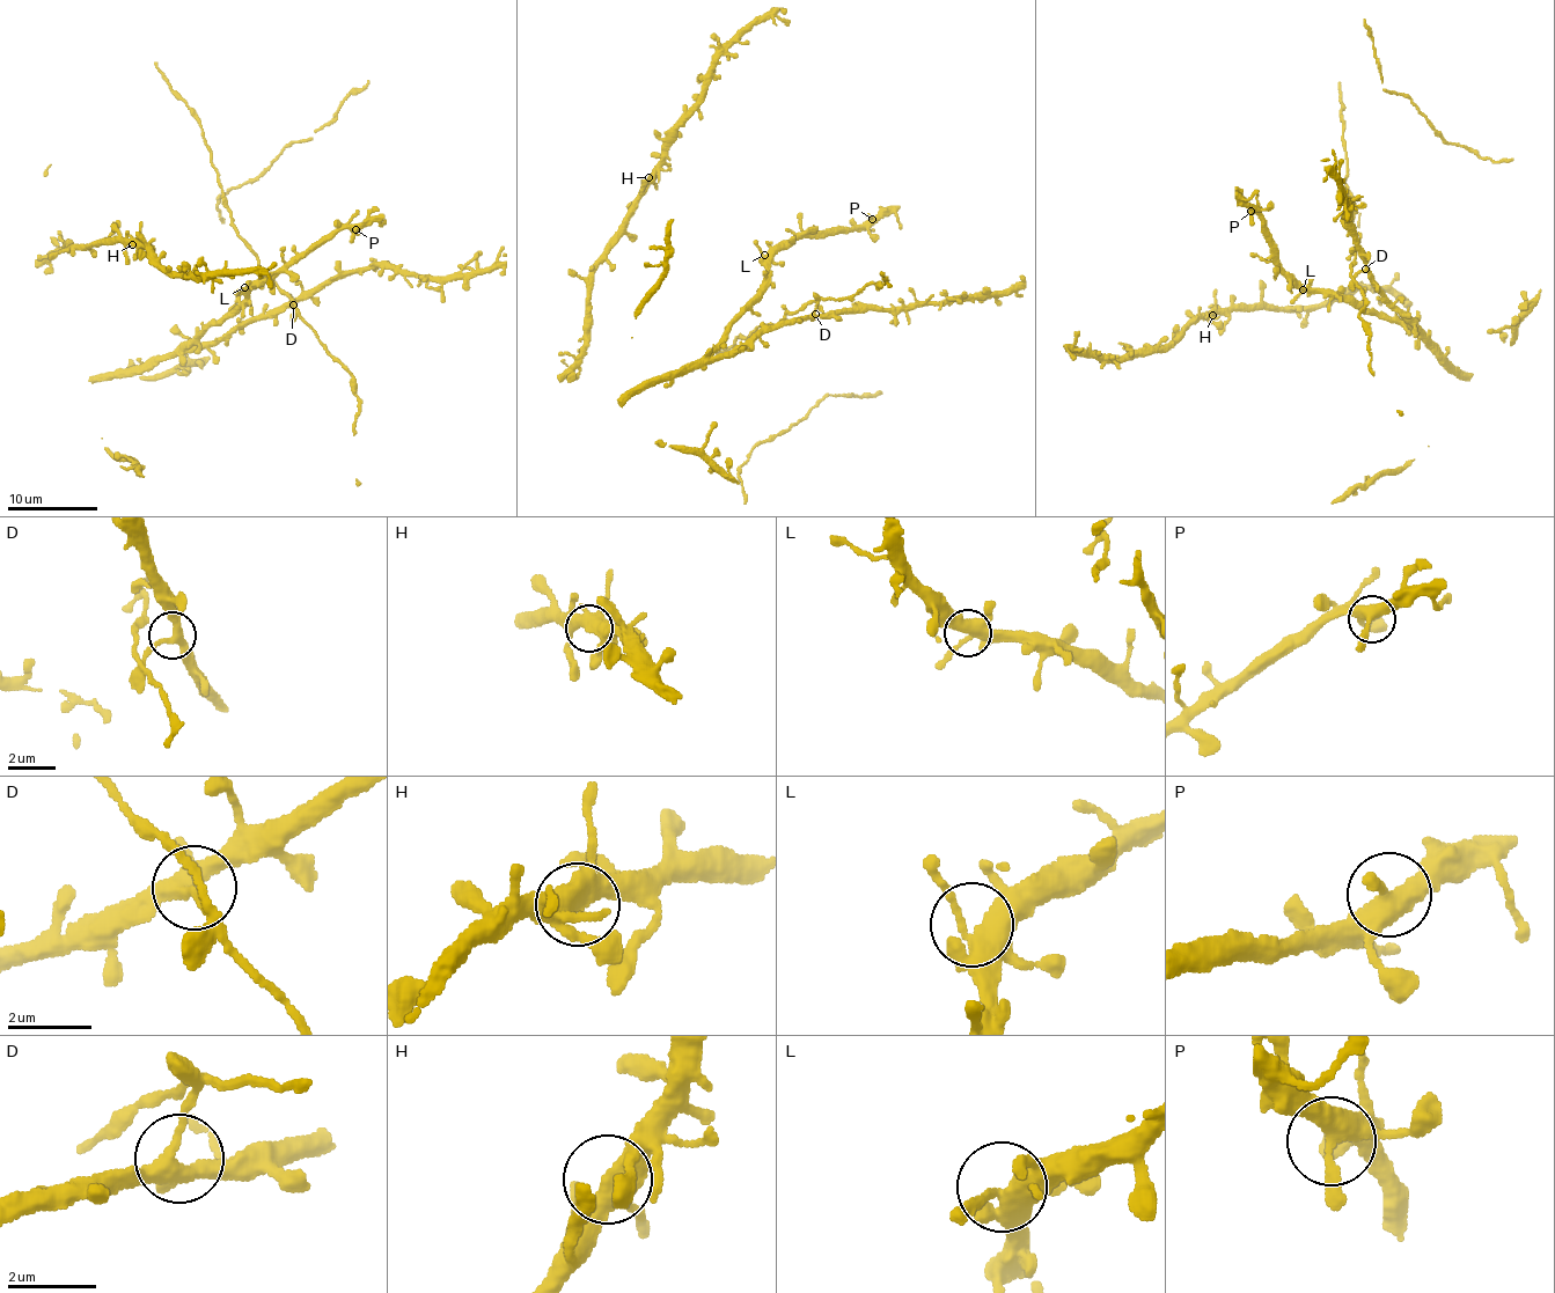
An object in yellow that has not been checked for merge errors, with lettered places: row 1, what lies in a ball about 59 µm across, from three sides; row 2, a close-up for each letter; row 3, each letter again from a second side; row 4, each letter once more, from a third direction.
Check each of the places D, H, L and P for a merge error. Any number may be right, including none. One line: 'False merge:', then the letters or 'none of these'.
False merge: none of these

